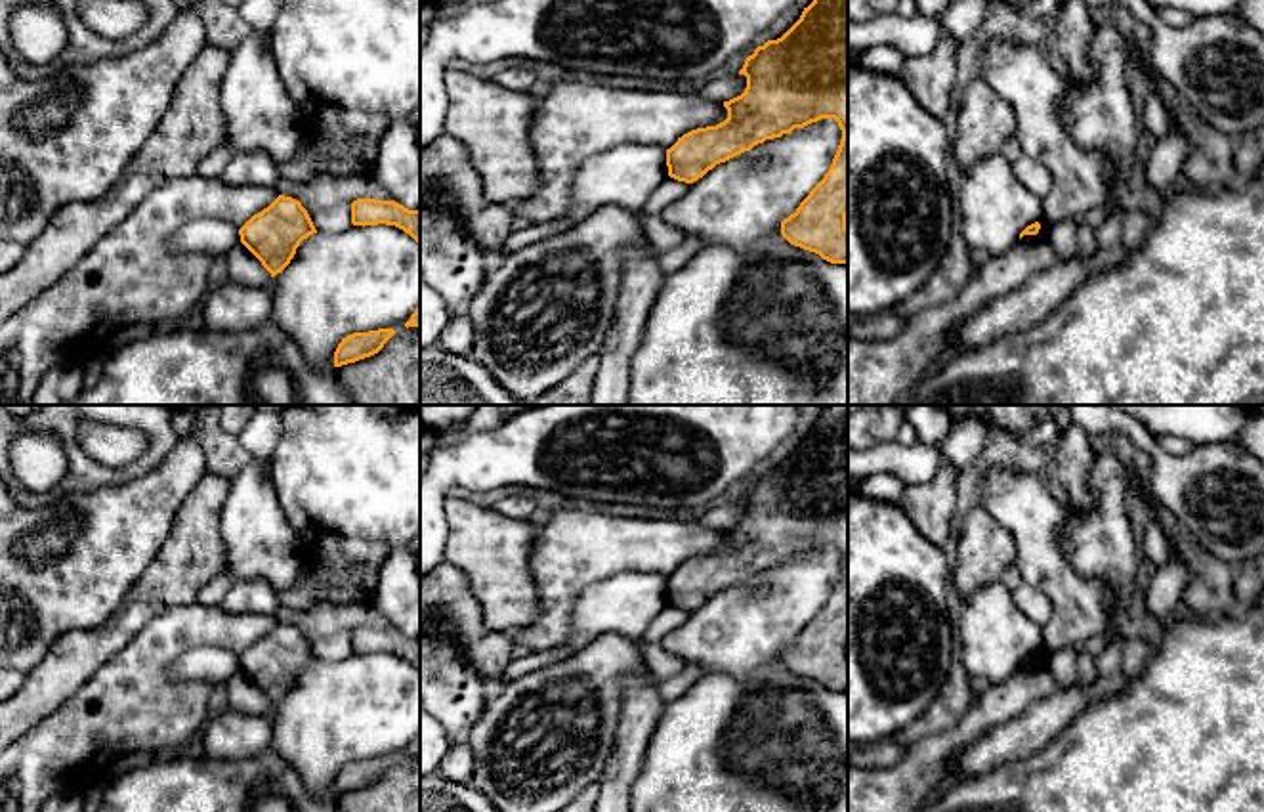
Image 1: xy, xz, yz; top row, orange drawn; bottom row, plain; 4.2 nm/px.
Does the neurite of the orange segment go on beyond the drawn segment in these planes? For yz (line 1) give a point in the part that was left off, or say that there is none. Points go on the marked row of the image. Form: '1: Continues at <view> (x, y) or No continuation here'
1: No continuation here

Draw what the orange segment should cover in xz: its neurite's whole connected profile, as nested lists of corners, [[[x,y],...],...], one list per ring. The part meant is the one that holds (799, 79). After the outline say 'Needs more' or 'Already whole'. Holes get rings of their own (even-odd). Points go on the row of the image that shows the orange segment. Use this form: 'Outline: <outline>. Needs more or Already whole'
Outline: [[[813,0],[781,38],[756,48],[739,75],[747,76],[747,88],[741,96],[724,101],[727,118],[716,126],[691,130],[666,149],[668,176],[693,183],[716,164],[766,139],[821,118],[834,118],[842,139],[832,164],[796,212],[781,222],[781,235],[831,264],[848,264],[848,0]]]. Already whole

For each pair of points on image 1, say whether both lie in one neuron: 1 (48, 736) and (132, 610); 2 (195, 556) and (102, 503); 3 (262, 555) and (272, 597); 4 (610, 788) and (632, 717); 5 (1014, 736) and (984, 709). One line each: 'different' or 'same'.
1: different
2: different
3: different
4: same
5: different

